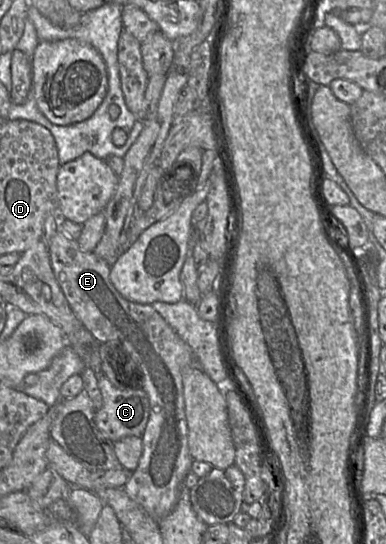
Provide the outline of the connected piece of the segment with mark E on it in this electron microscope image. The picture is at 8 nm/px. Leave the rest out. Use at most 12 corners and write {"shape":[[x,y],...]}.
{"shape":[[59,229],[48,245],[71,309],[143,375],[150,403],[122,488],[159,521],[194,460],[182,369],[189,345],[111,266]]}

